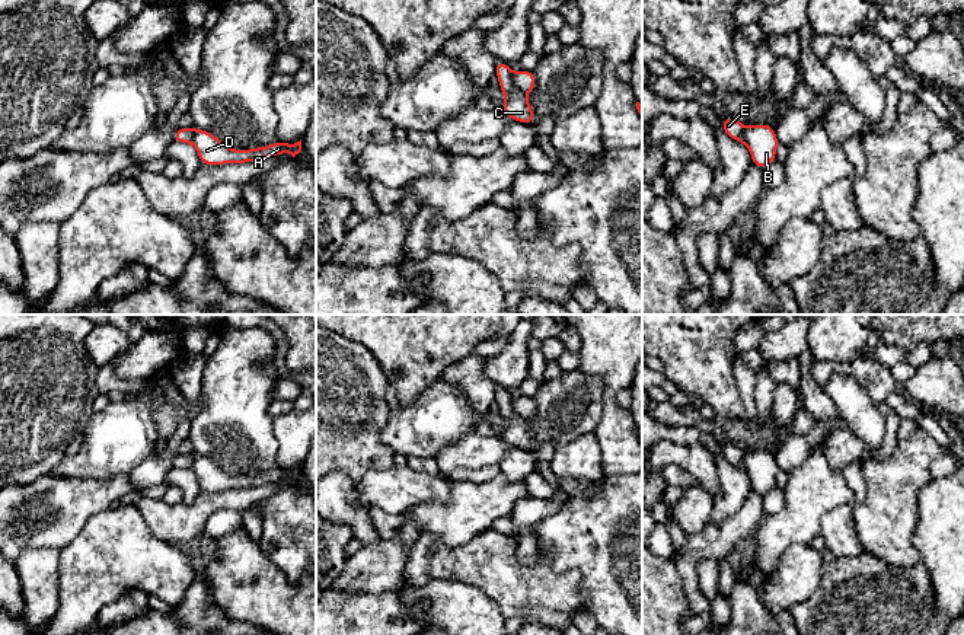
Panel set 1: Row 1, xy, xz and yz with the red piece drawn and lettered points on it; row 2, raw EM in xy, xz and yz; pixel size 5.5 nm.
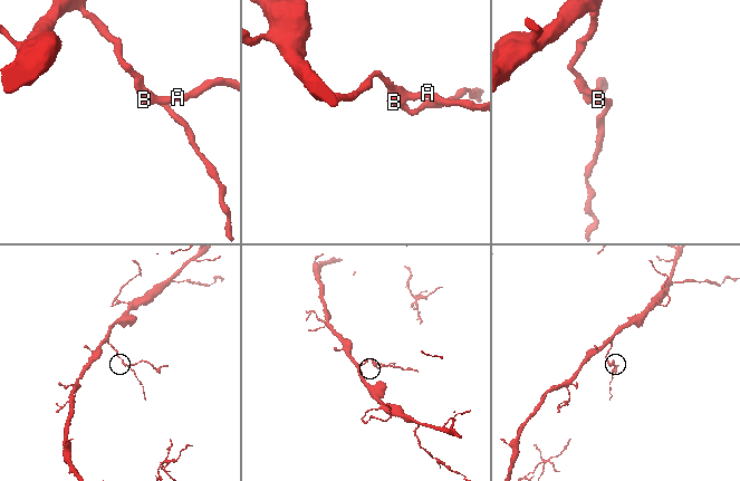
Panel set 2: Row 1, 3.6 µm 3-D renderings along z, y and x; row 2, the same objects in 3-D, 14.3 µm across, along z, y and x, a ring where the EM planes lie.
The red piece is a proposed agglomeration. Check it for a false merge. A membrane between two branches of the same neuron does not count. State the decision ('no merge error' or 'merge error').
no merge error

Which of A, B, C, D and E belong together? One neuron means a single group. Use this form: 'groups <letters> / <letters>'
groups A B C D E

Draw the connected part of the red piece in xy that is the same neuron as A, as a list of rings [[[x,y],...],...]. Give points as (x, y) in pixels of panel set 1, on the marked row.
[[[194,125],[189,128],[175,130],[172,140],[176,143],[192,143],[198,151],[201,163],[207,166],[224,163],[248,163],[278,156],[281,153],[288,153],[294,157],[301,151],[301,140],[294,144],[275,141],[265,147],[236,150],[223,144],[211,133],[205,130],[195,130]]]

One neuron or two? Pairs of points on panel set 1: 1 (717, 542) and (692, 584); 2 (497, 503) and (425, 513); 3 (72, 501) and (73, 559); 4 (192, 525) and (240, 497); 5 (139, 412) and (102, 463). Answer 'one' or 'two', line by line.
1: one
2: one
3: two
4: one
5: one

